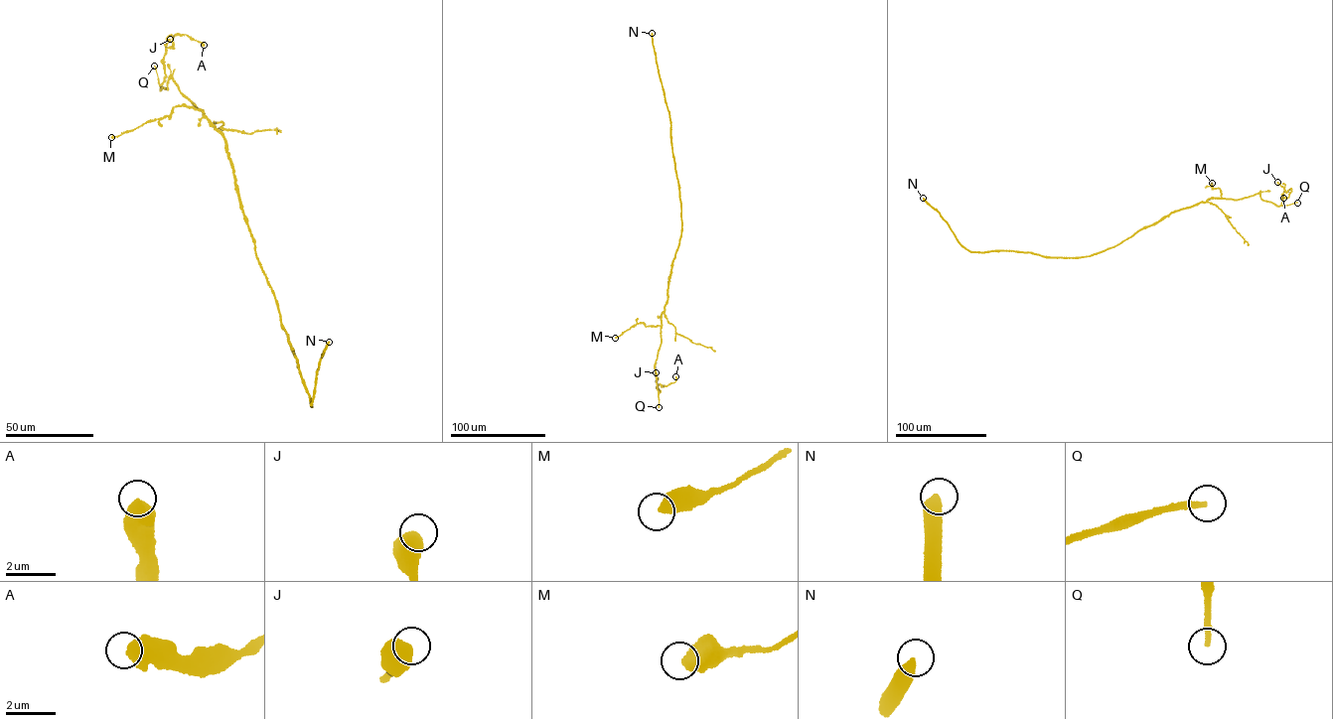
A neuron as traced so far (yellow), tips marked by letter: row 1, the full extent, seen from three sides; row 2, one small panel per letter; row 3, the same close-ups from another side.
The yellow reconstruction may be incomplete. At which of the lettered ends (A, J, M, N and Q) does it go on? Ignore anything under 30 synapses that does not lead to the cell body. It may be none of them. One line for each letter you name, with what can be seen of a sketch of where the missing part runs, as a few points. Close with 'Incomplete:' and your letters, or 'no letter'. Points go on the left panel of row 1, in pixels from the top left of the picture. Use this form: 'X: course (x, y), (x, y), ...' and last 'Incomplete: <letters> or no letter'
N: course (329, 342), (342, 327), (361, 330), (383, 310), (386, 324), (402, 326), (387, 363)
Q: course (154, 66), (143, 48), (145, 12)
Incomplete: N, Q

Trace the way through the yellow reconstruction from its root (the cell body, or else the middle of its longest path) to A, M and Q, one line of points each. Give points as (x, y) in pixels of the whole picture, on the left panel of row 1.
A: (259, 265), (222, 136), (172, 77), (168, 88), (160, 89), (164, 56), (174, 36), (185, 35), (204, 45)
M: (259, 265), (223, 138), (203, 110), (174, 106), (170, 115), (111, 137)
Q: (259, 265), (222, 136), (203, 110), (181, 92), (172, 77), (169, 79), (168, 88), (160, 89), (154, 66)

